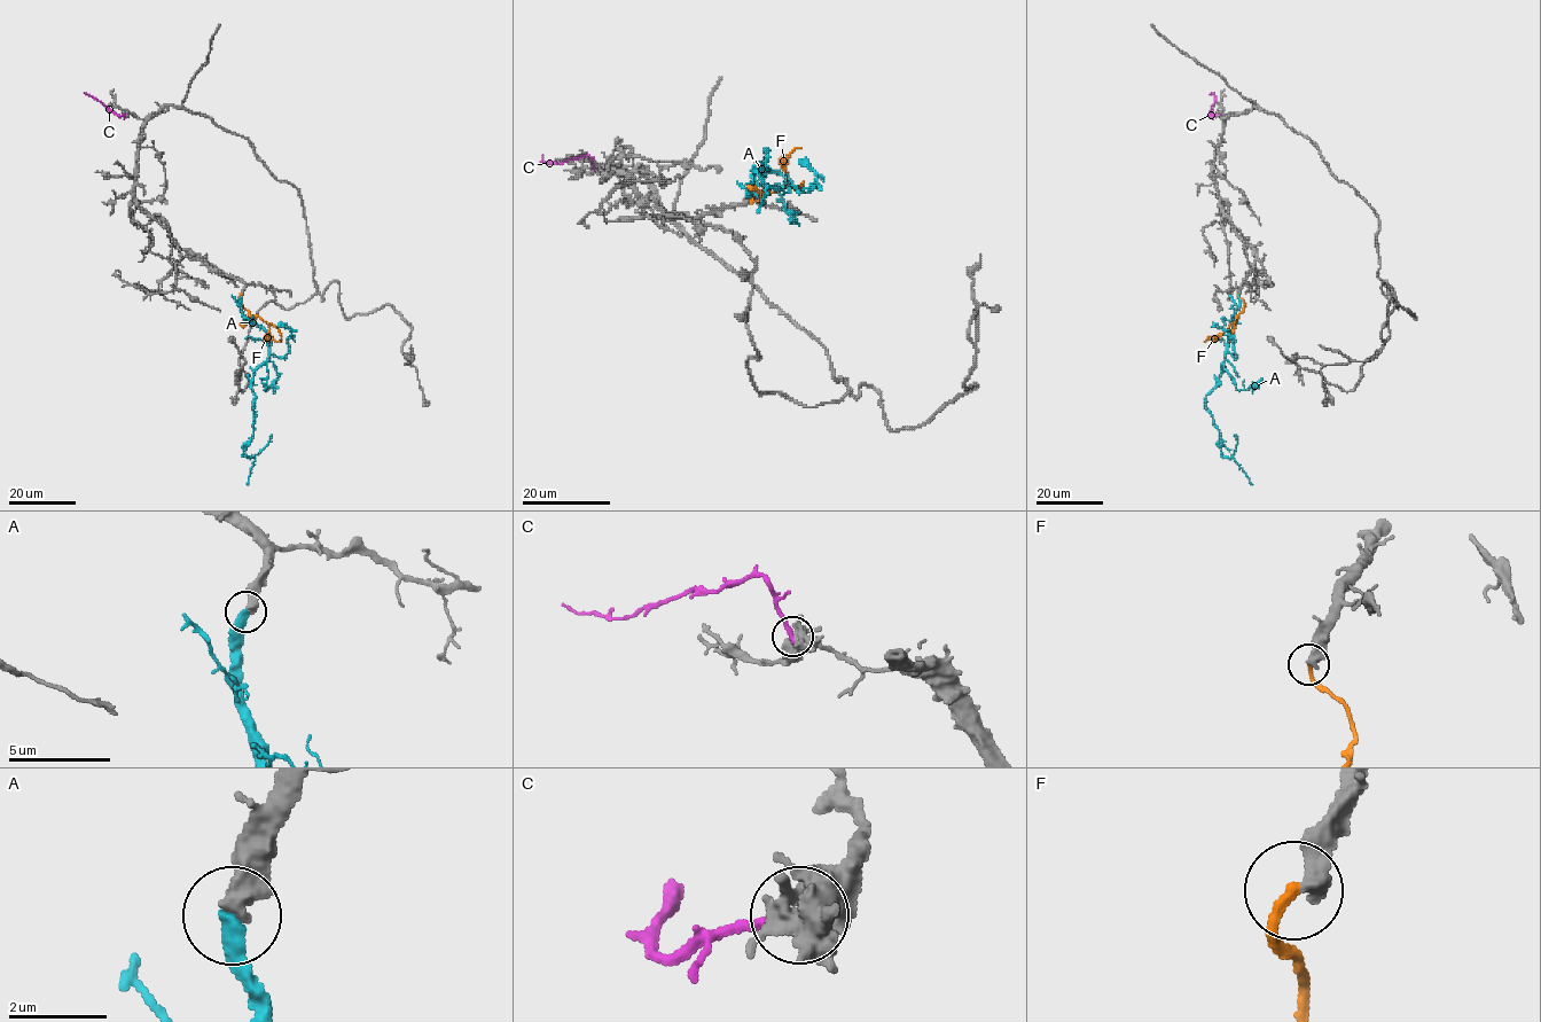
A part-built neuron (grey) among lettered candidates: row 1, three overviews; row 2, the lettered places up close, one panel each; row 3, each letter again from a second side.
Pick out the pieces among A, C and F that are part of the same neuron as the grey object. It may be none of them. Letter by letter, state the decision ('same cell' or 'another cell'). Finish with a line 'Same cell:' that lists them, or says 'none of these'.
A: same cell
C: another cell
F: another cell
Same cell: A

